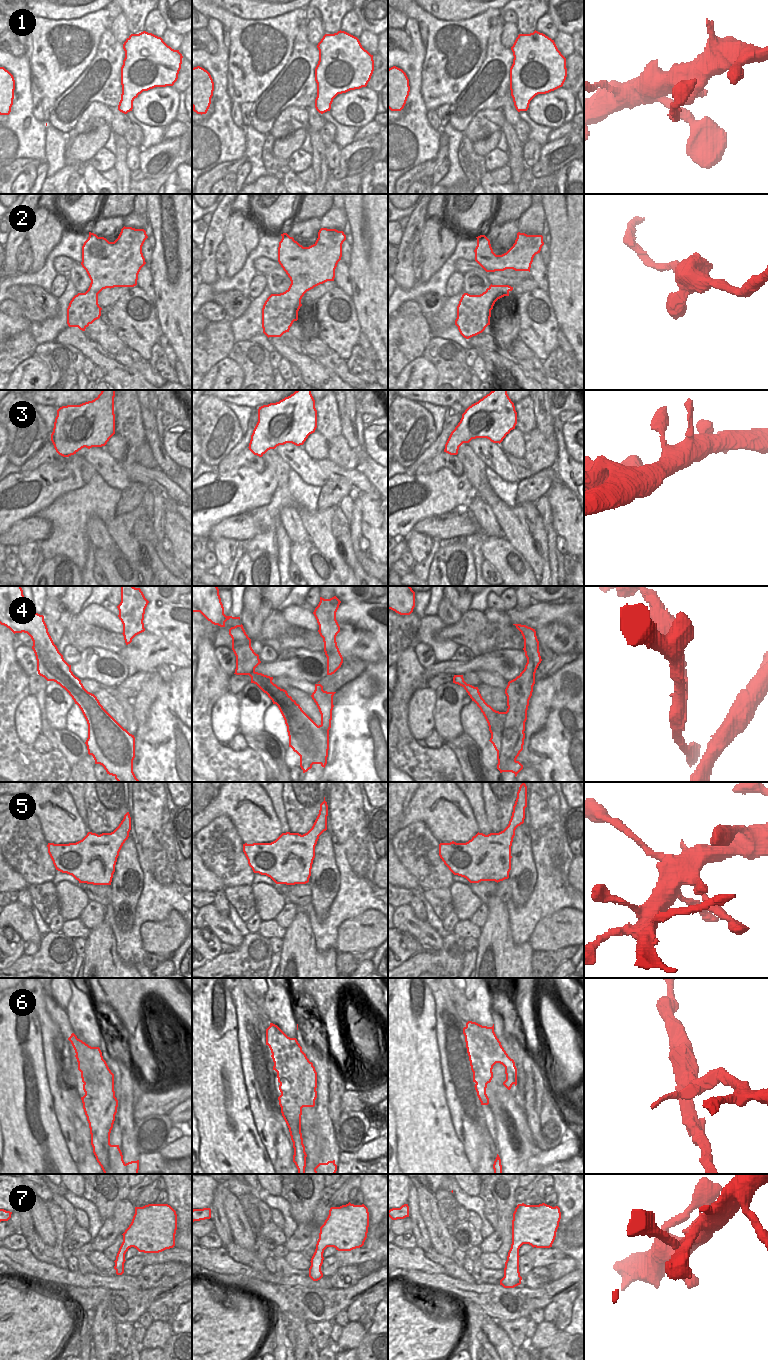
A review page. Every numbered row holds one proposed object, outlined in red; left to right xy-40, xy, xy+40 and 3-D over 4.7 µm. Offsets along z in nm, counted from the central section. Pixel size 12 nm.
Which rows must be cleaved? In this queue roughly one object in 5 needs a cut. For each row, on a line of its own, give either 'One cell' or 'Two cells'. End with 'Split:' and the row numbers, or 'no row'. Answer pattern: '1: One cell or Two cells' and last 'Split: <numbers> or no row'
1: One cell
2: One cell
3: One cell
4: Two cells
5: One cell
6: Two cells
7: One cell
Split: 4, 6.

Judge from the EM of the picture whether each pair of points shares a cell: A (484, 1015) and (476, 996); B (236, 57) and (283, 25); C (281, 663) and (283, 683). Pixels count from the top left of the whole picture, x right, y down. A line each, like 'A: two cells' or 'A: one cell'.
A: one cell
B: one cell
C: two cells

